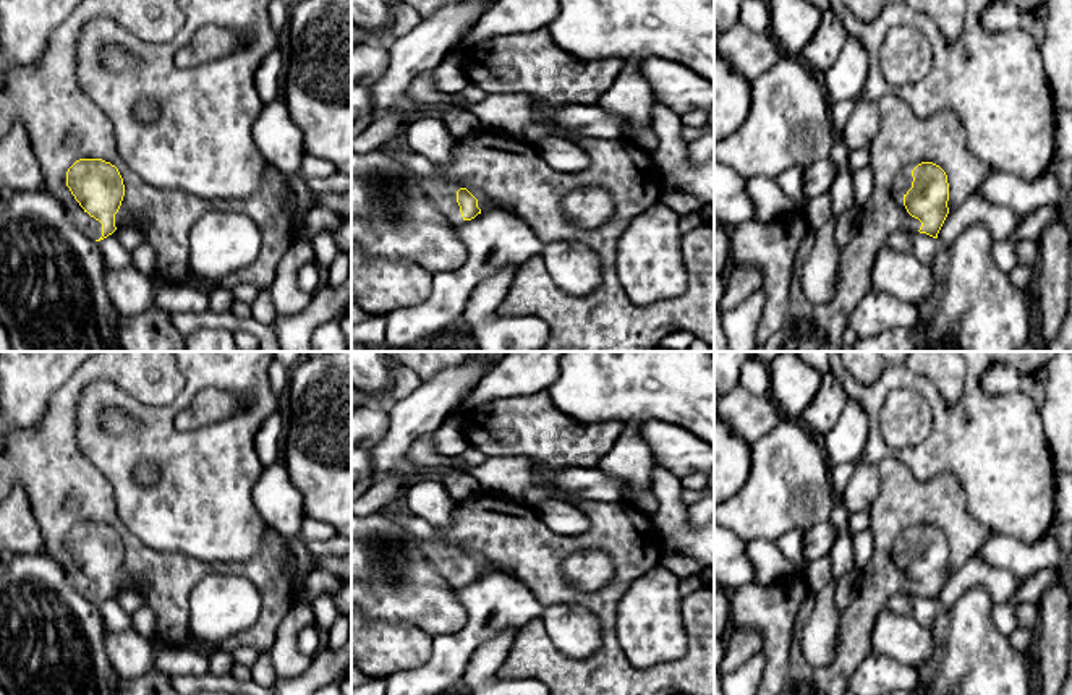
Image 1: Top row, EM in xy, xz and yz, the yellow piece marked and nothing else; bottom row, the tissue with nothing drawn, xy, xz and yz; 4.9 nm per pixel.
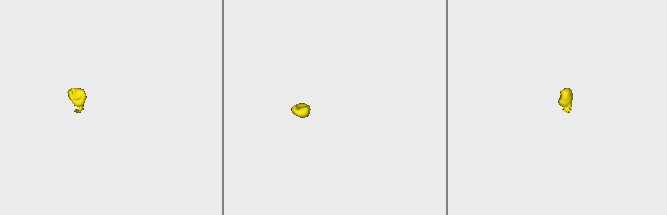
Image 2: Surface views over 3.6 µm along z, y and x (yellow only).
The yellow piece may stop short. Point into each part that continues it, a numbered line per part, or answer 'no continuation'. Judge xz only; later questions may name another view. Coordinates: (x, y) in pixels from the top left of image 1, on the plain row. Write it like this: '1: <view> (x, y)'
1: xz (501, 535)

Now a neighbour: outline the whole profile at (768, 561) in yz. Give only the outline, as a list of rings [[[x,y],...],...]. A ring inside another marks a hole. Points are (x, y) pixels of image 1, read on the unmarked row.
[[[759,538],[747,543],[747,554],[755,570],[755,583],[771,585],[774,580],[805,573],[805,569],[797,569],[779,549],[777,543]]]

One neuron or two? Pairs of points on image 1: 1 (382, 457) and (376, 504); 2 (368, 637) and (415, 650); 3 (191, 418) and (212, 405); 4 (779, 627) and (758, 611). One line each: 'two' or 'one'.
1: two
2: one
3: one
4: one

